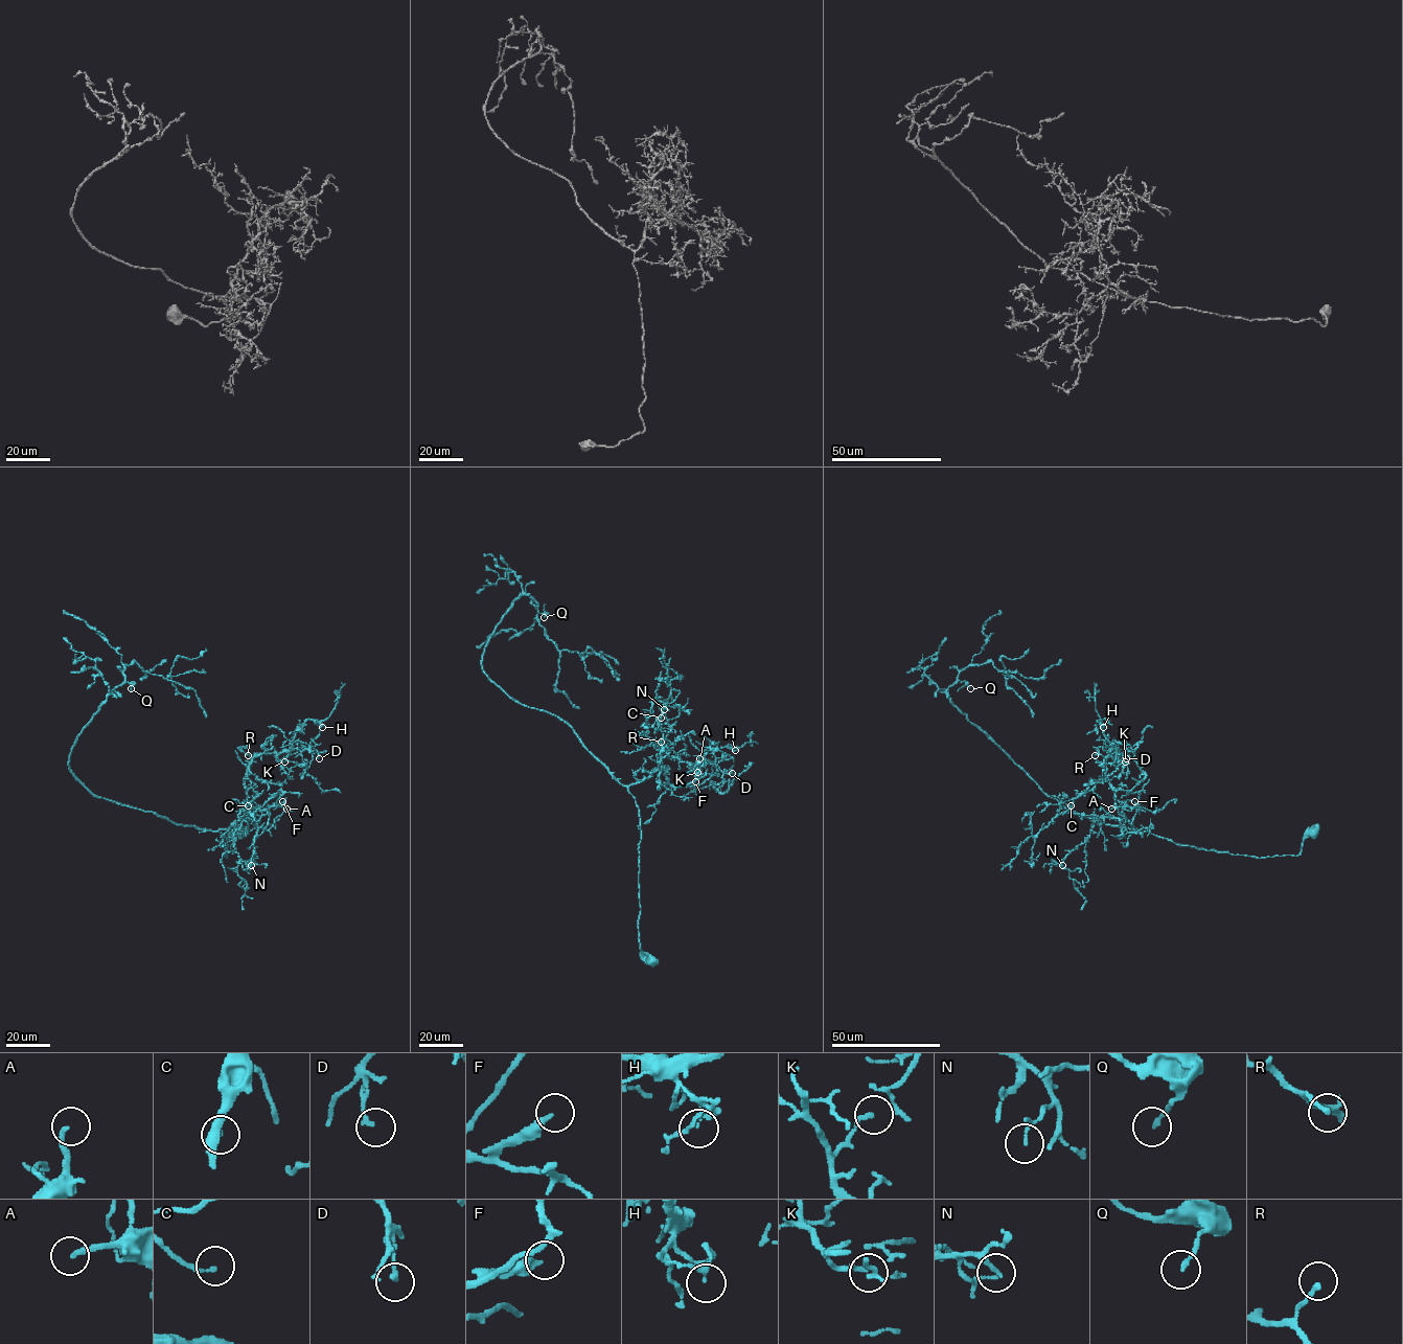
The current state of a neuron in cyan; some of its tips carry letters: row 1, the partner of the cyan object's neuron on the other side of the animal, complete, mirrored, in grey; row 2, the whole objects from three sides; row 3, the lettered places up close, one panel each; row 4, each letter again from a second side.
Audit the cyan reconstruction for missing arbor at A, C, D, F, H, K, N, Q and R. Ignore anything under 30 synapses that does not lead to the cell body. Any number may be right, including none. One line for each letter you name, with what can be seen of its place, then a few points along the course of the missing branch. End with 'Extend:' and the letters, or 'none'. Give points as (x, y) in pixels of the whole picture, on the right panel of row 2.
A: (1111, 809) | (1111, 809), (1108, 809), (1109, 793), (1104, 796)
Extend: A

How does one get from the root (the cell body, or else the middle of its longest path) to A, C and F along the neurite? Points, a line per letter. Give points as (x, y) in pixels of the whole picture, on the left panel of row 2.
A: (237, 832), (228, 842), (227, 858), (226, 838), (215, 832), (229, 828), (249, 802), (257, 810), (286, 809)
C: (237, 832), (227, 858), (226, 838), (215, 832), (238, 819), (247, 776), (257, 794), (248, 805)
F: (237, 832), (228, 842), (227, 858), (226, 838), (215, 832), (229, 828), (250, 801), (257, 810), (282, 801)

